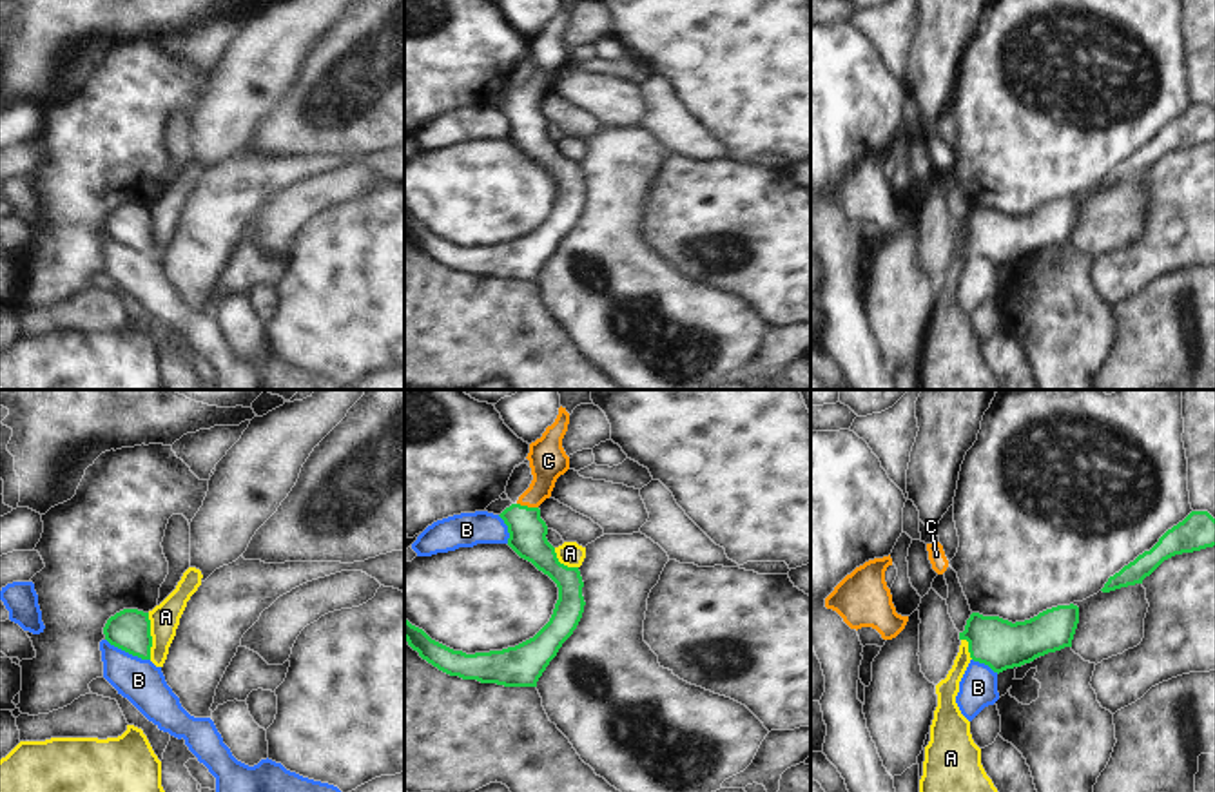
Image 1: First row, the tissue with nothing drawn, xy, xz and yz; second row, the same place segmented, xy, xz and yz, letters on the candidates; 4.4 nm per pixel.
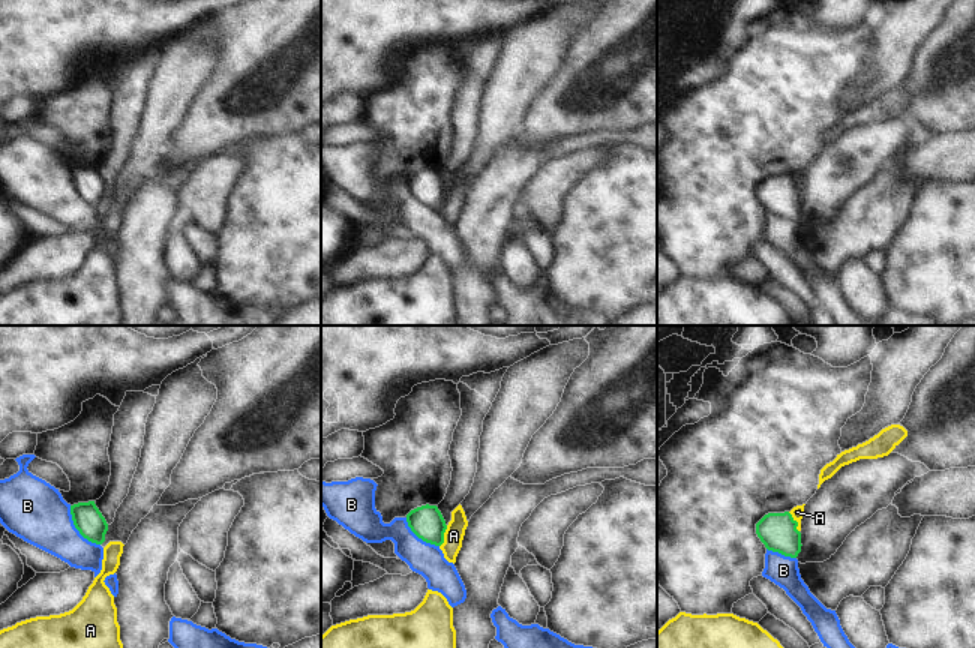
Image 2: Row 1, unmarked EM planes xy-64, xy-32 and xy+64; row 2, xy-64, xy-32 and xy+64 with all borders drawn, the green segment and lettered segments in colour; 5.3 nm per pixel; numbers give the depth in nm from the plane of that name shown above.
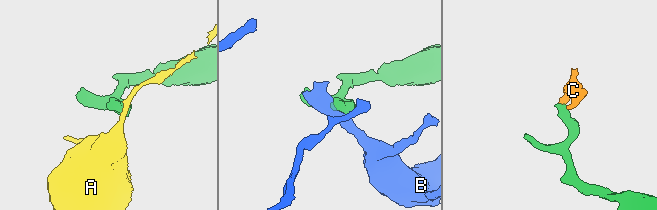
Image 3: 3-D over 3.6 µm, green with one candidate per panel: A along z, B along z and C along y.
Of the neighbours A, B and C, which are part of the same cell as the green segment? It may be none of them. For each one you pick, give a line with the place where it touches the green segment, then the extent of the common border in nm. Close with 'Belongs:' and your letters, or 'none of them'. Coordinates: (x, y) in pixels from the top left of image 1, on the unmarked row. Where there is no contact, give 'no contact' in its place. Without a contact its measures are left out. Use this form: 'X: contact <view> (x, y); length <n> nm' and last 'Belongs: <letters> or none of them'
C: contact xz (528, 102); length 100 nm
Belongs: C

